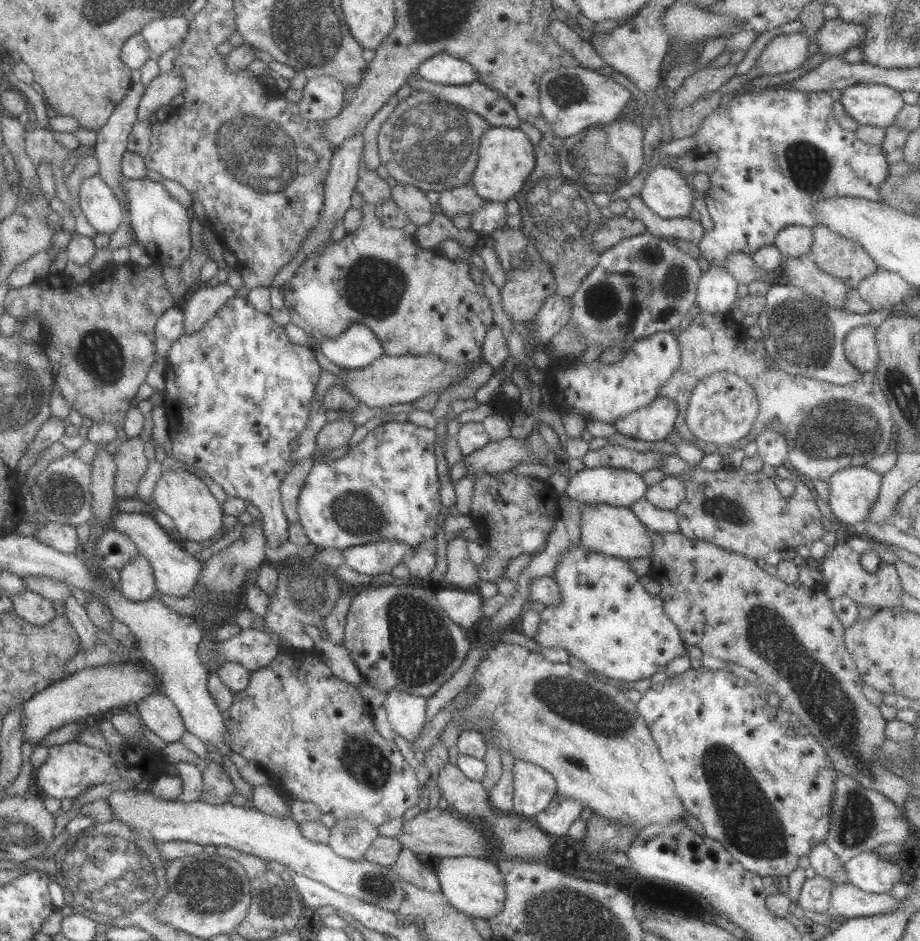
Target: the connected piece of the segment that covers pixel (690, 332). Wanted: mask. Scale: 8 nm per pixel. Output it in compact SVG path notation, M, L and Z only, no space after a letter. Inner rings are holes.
M699 311L697 315L691 319L688 327L679 332L676 336L678 347L680 350L680 363L673 371L669 380L659 388L658 397L670 398L677 403L678 413L676 422L674 422L674 430L679 436L697 444L697 437L687 428L685 424L686 410L691 397L691 391L697 381L711 376L716 372L732 372L742 378L751 386L755 392L758 404L758 413L753 421L749 432L734 443L727 443L718 447L718 452L731 453L737 449L742 449L748 442L754 438L763 429L773 429L775 432L785 437L788 453L786 459L791 464L791 470L808 480L827 481L829 477L838 470L845 467L854 467L864 465L871 458L885 454L892 449L892 443L895 437L895 426L890 413L890 408L881 392L878 380L874 377L874 373L862 373L862 377L857 383L847 385L833 385L814 379L813 377L800 377L799 375L787 374L781 368L777 368L778 364L767 354L765 342L763 339L757 341L752 337L749 338L743 330L743 336L739 334L739 324L735 322L730 311L723 313L708 313ZM771 406L779 406L782 413L769 414L767 418L763 418L763 408L771 408Z

